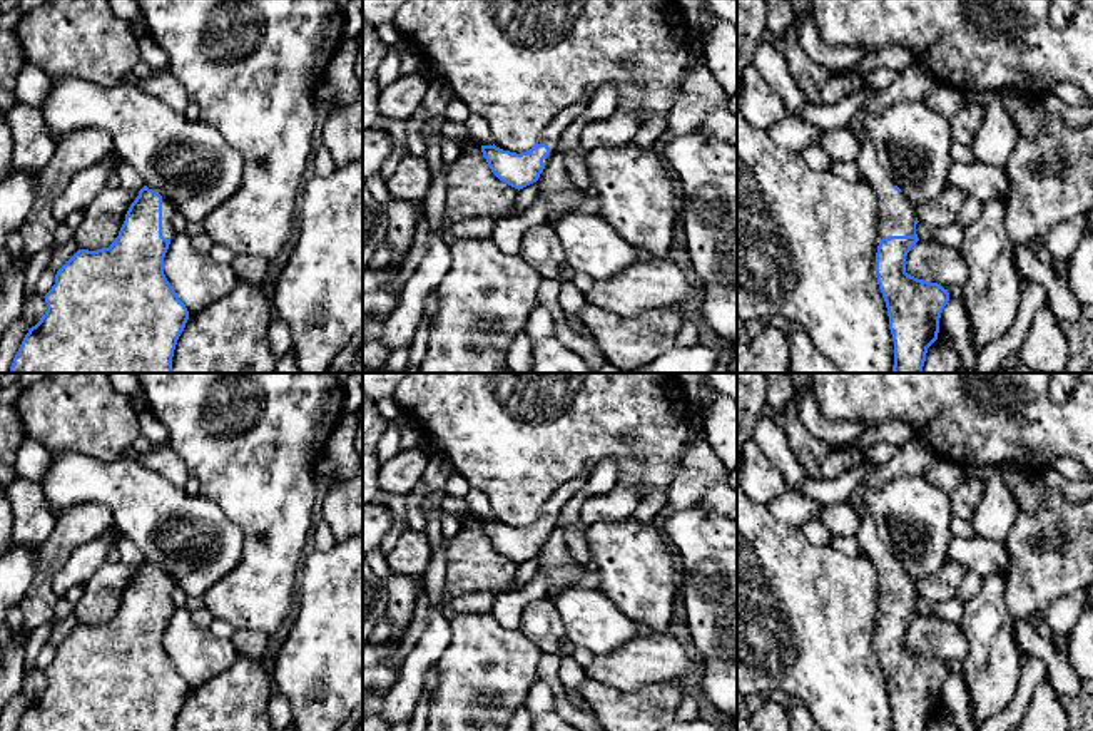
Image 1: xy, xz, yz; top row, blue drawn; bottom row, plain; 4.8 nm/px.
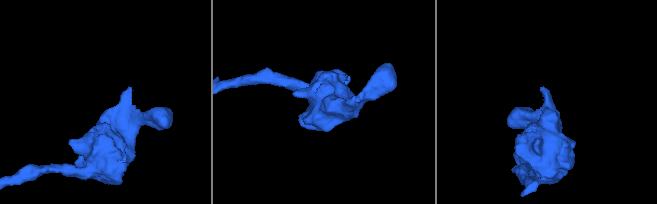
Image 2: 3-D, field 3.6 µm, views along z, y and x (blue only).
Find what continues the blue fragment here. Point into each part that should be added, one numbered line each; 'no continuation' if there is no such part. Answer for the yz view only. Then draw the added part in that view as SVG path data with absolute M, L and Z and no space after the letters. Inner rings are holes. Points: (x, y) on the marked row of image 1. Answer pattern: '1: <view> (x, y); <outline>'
1: yz (896, 216); M856 130L859 139L859 152L856 164L866 181L876 192L879 201L877 229L882 238L889 236L913 236L916 207L894 189L894 179L881 167L874 142L864 130Z

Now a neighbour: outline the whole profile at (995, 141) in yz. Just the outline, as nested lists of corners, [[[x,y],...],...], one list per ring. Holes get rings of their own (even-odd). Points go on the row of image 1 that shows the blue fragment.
[[[1003,92],[966,94],[984,105],[984,120],[973,137],[974,159],[986,166],[1003,167],[1011,156],[1019,130],[1003,105]]]

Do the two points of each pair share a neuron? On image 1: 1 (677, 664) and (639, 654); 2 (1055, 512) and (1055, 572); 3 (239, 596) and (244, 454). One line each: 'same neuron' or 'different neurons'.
1: same neuron
2: same neuron
3: same neuron

